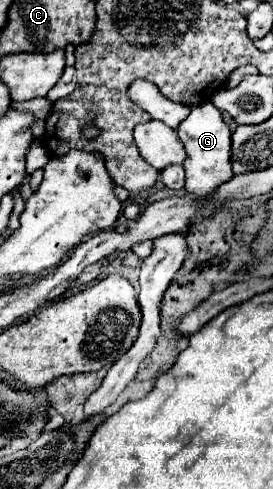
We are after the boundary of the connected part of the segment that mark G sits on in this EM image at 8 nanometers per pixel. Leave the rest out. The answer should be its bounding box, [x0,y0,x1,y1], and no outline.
[176,101,232,197]

